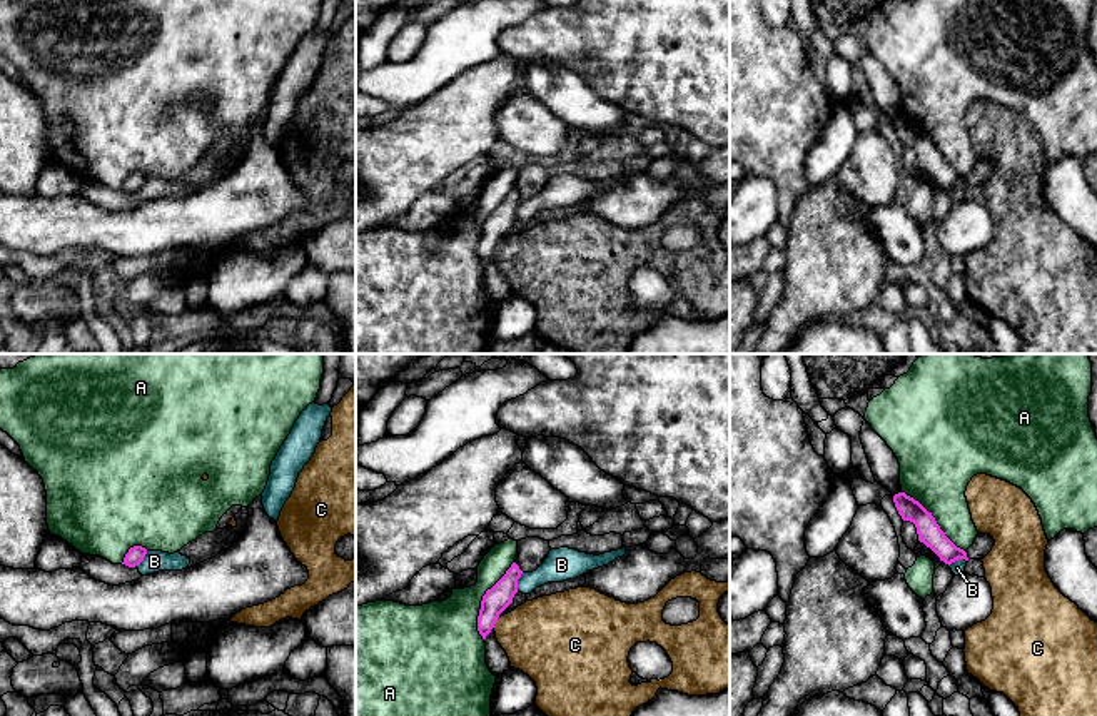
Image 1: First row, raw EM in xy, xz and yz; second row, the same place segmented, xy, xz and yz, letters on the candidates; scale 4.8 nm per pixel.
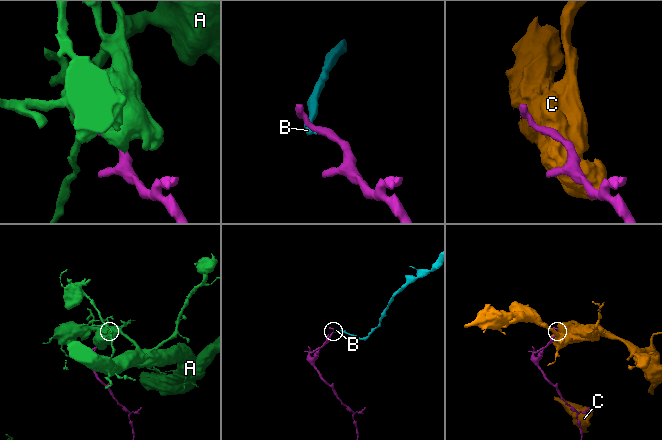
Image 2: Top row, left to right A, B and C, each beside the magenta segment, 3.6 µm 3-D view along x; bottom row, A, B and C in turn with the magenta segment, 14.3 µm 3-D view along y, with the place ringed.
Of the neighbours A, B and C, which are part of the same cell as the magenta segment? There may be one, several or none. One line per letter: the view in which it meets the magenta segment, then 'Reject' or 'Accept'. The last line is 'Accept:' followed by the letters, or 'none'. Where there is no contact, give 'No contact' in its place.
A: Touches magenta in xz. Reject
B: Touches magenta in xz. Reject
C: Touches magenta in xz. Reject
Accept: none

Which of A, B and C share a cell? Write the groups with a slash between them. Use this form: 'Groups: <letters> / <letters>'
Groups: A / B / C

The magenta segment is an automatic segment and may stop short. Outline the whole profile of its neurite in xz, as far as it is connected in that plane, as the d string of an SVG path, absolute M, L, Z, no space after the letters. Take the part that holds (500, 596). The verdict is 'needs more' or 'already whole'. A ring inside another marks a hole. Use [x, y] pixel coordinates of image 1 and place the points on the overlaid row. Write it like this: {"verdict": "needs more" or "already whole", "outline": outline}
{"verdict": "already whole", "outline": "M513 562L506 574L483 596L478 616L478 631L483 639L486 639L494 628L499 614L513 603L521 574L519 566Z"}

